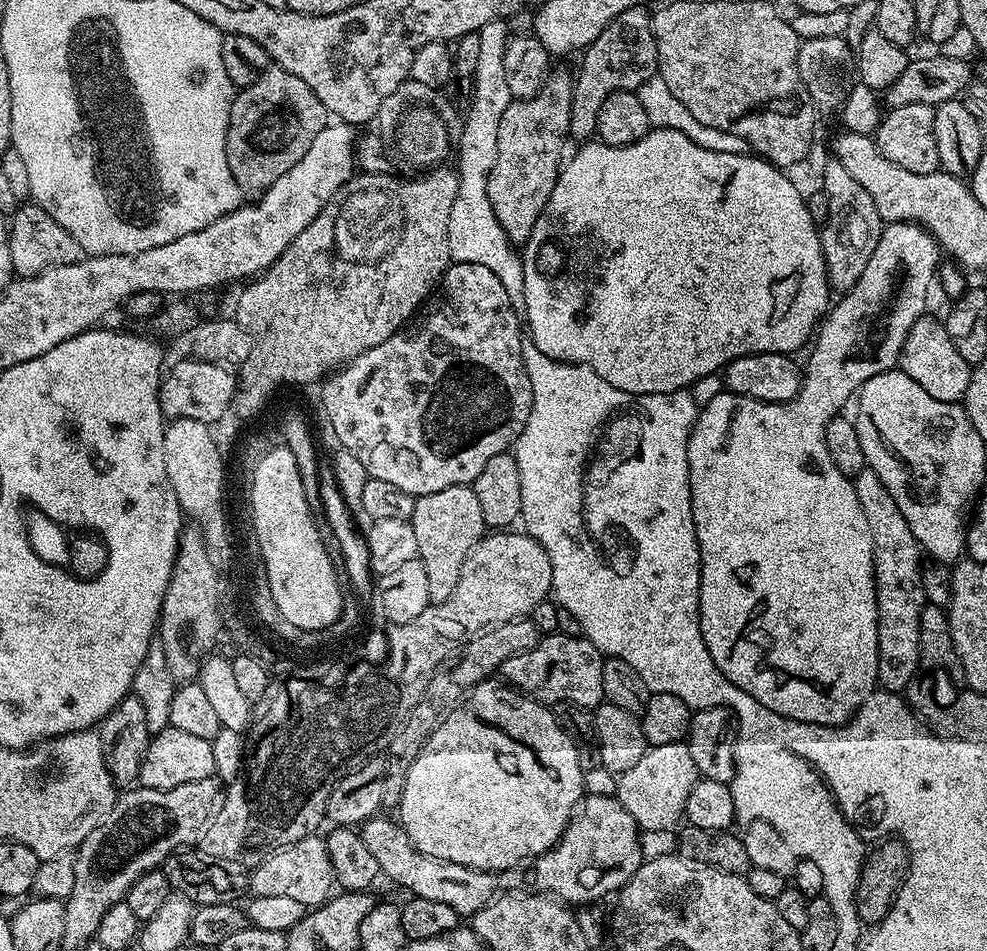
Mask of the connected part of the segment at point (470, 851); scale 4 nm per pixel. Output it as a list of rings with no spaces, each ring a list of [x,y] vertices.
[[[489,678],[477,684],[445,716],[444,721],[436,727],[434,734],[430,734],[430,738],[422,746],[418,758],[414,758],[414,766],[410,766],[410,774],[406,774],[406,786],[402,790],[402,798],[398,805],[398,813],[400,812],[398,822],[404,827],[406,834],[410,834],[410,842],[414,842],[414,846],[418,846],[422,854],[430,854],[434,858],[442,858],[446,862],[454,862],[462,866],[481,868],[484,872],[504,874],[507,868],[512,868],[515,864],[522,863],[523,860],[531,861],[544,852],[549,852],[560,841],[560,835],[564,833],[564,828],[572,819],[573,812],[576,811],[585,795],[585,771],[585,765],[580,763],[574,742],[570,742],[566,730],[558,726],[556,716],[549,705],[530,699],[523,692],[516,691],[503,679]]]

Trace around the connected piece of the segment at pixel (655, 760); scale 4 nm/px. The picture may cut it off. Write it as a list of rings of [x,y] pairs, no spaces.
[[[687,743],[651,746],[642,754],[642,758],[638,758],[636,765],[619,773],[617,780],[620,781],[616,784],[614,795],[626,814],[630,814],[630,818],[634,818],[636,825],[644,832],[663,828],[672,830],[681,823],[686,798],[690,798],[690,790],[694,790],[699,779],[701,775],[694,766],[694,758]]]

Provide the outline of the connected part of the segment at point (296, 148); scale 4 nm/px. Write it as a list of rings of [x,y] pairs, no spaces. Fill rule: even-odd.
[[[269,66],[265,72],[250,86],[239,89],[232,97],[230,106],[230,122],[226,130],[226,162],[230,162],[230,174],[234,174],[234,182],[238,182],[241,193],[248,198],[259,198],[306,150],[310,150],[310,142],[318,135],[325,124],[329,123],[330,114],[318,102],[318,94],[302,82],[295,74],[275,66]]]

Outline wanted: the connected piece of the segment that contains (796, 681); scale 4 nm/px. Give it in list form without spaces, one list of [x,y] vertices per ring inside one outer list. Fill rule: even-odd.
[[[885,223],[884,231],[878,238],[878,246],[874,246],[874,254],[870,254],[870,262],[866,262],[866,270],[862,270],[862,278],[858,278],[858,282],[854,282],[854,286],[839,297],[840,301],[837,304],[835,301],[831,305],[830,311],[822,321],[822,327],[815,333],[814,343],[811,345],[812,353],[808,356],[808,365],[806,363],[803,365],[800,389],[796,397],[781,404],[767,404],[761,400],[722,390],[714,398],[703,401],[702,407],[697,411],[694,426],[690,430],[688,473],[694,526],[700,547],[702,638],[706,642],[706,650],[710,650],[710,658],[714,658],[714,666],[718,666],[718,670],[722,670],[722,674],[726,674],[726,678],[734,682],[736,688],[746,690],[750,698],[762,702],[766,710],[774,710],[774,714],[786,720],[800,720],[809,726],[846,724],[860,708],[864,699],[877,687],[878,602],[874,546],[870,538],[870,526],[866,526],[866,514],[862,514],[862,506],[858,502],[856,485],[842,474],[842,470],[838,470],[838,466],[834,466],[830,450],[826,450],[826,426],[830,426],[830,418],[841,415],[847,404],[849,407],[850,401],[860,391],[860,387],[870,378],[874,378],[874,374],[888,372],[899,365],[900,351],[906,340],[906,334],[910,332],[910,326],[920,316],[925,315],[928,287],[932,284],[932,275],[934,277],[937,275],[941,260],[940,245],[919,224]]]

